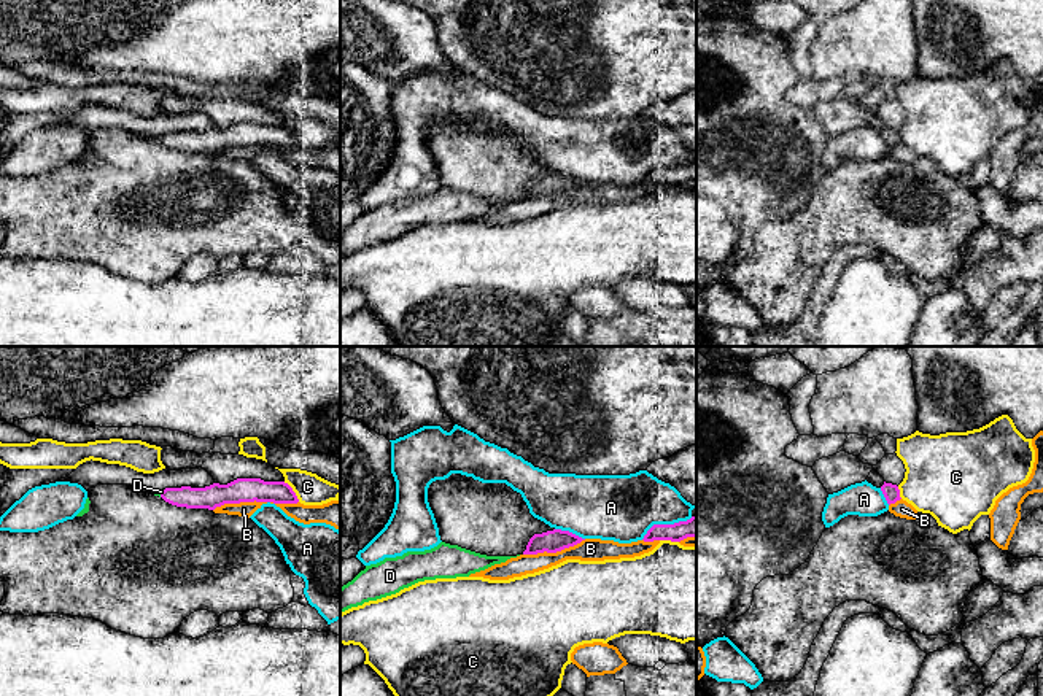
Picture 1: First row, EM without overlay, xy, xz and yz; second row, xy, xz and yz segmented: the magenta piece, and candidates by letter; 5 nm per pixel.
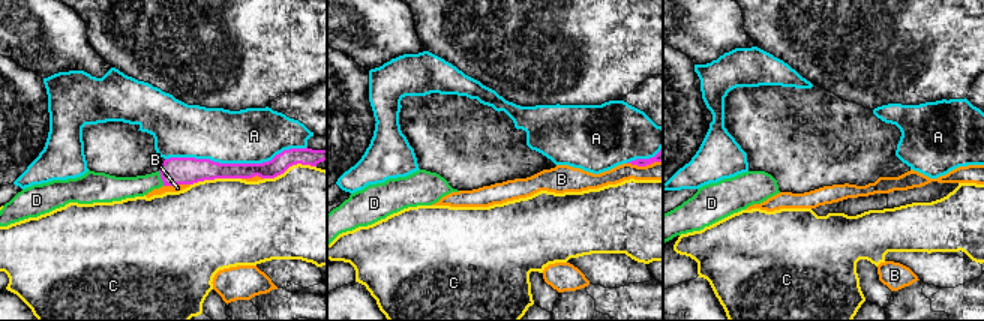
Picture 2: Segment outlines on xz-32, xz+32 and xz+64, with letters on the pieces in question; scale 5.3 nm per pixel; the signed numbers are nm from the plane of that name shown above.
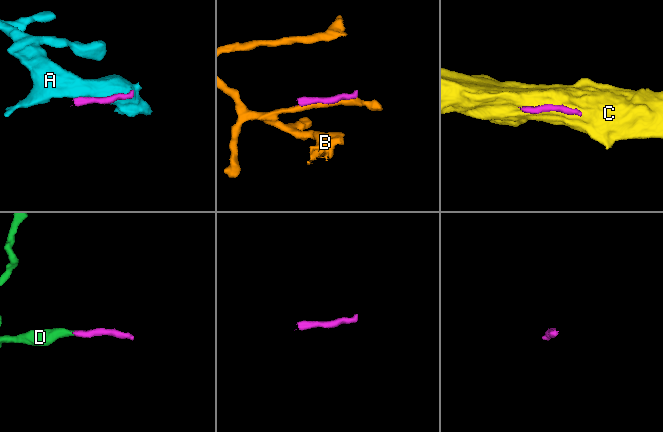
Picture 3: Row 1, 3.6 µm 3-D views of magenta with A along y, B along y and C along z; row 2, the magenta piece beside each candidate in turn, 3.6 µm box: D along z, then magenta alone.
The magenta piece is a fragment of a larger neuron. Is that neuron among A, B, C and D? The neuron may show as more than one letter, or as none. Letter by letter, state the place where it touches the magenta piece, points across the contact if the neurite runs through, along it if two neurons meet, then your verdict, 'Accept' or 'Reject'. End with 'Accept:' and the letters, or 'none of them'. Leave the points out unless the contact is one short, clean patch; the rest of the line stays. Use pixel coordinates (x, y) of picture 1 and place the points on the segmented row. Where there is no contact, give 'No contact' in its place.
A: Touches magenta at xz (665, 525). Reject
B: Touches magenta at xz (554, 552). Reject
C: Touches magenta at xy (293, 491). Reject
D: Touches magenta at xy (161, 494). Path across: xy (210, 498), (161, 494), (161, 491). Accept
Accept: D

